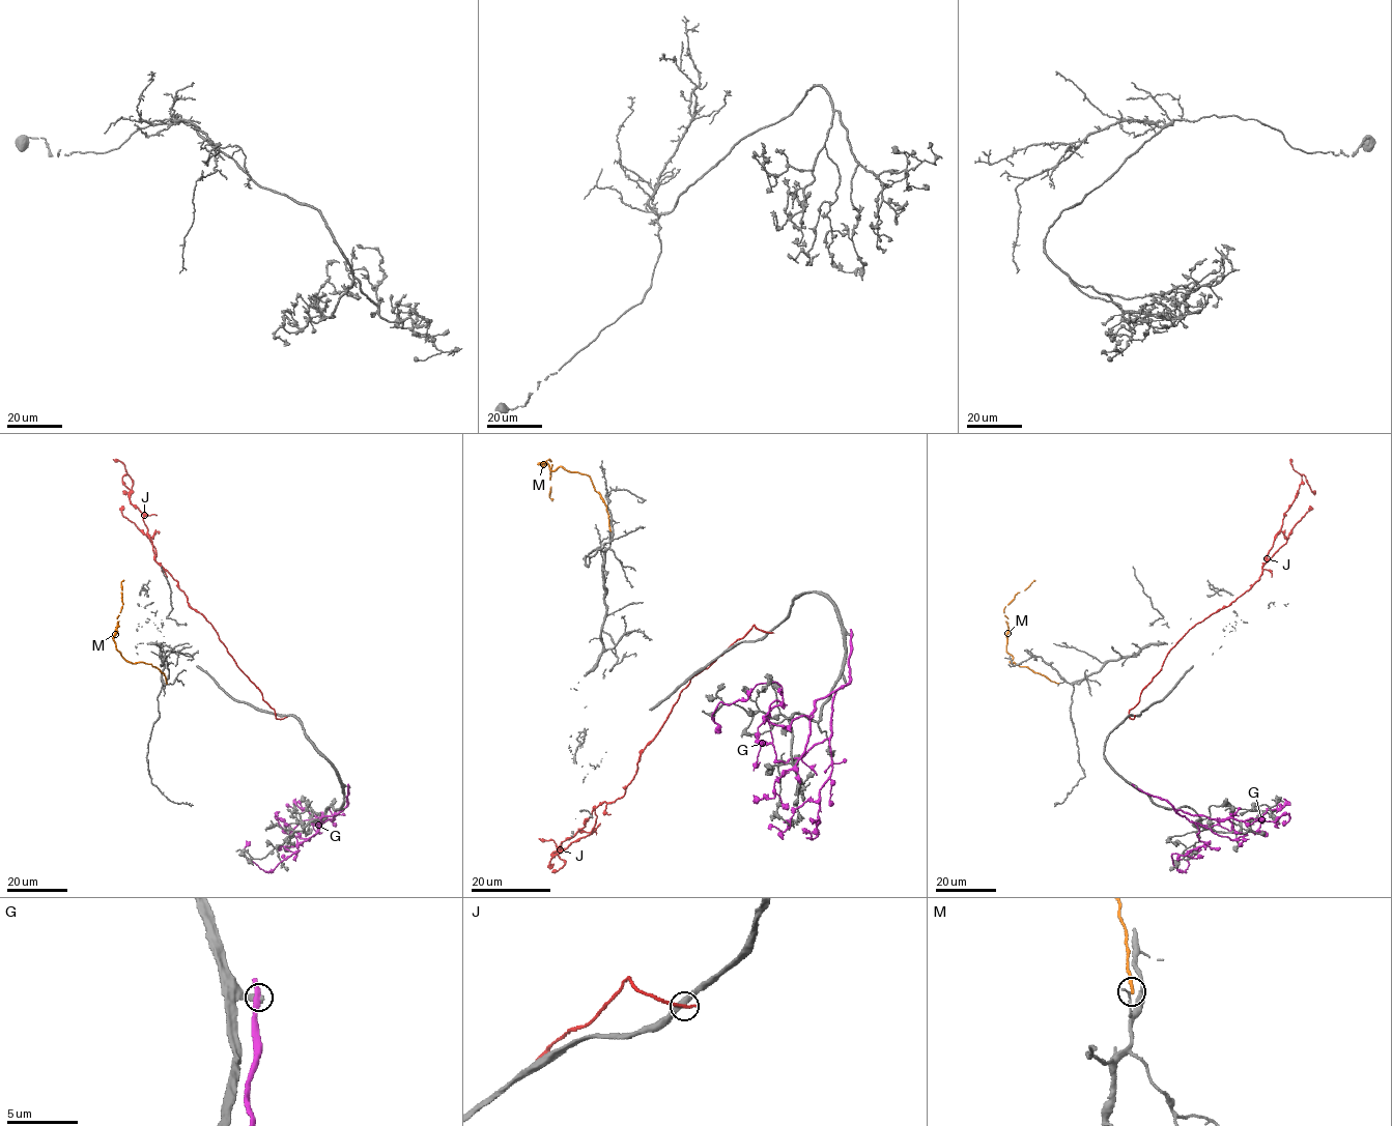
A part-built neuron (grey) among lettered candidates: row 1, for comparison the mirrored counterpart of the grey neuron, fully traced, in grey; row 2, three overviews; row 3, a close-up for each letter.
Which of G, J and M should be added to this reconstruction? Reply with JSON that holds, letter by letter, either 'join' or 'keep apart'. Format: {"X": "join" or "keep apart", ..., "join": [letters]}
{"G": "keep apart", "J": "keep apart", "M": "keep apart", "join": []}

